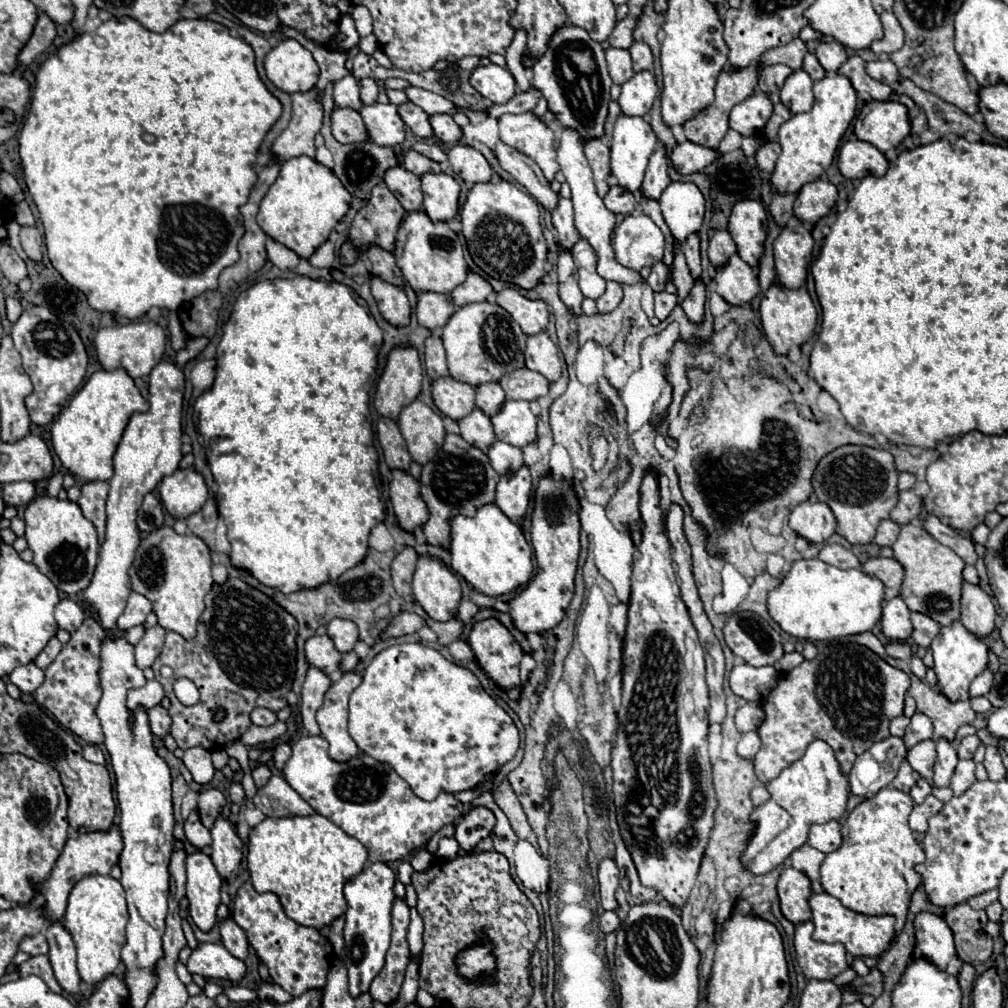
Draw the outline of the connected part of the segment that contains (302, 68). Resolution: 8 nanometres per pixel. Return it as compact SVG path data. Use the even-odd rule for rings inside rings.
M282 40L272 48L264 58L264 70L268 80L288 94L312 90L320 72L312 54L296 40Z

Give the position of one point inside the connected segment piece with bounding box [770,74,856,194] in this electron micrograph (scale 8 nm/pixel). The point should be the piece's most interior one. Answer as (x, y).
(809, 141)

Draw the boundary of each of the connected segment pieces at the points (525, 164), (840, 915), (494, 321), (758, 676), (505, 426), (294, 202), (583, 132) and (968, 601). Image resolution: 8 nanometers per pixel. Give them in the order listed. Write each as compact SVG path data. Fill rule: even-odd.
M502 140L496 142L494 146L494 154L500 162L500 166L520 184L524 186L530 196L534 196L534 200L538 204L542 204L546 210L556 210L558 204L558 194L550 188L550 182L544 178L542 170L538 168L538 164L528 158L526 154L506 146Z
M822 892L822 894L812 894L810 900L810 910L812 910L812 922L814 922L814 940L820 942L840 942L844 944L846 952L850 952L856 958L862 956L880 956L890 948L890 942L894 938L894 918L892 916L864 916L856 914L840 904L834 896Z
M476 302L458 308L442 328L442 342L446 348L450 376L472 386L498 382L504 374L524 366L526 334L504 308L490 302Z
M740 664L730 672L730 688L736 696L748 702L760 702L776 686L776 676L778 672L774 670L774 666L754 668L750 664Z
M506 400L490 420L502 442L522 448L536 440L536 416L526 400Z
M308 156L290 158L282 164L276 182L260 202L256 216L260 228L276 242L294 250L300 258L310 258L350 208L350 194L330 168Z
M564 24L556 28L548 40L548 48L532 64L532 86L542 92L548 102L548 110L556 116L562 128L576 128L580 142L588 142L604 136L604 122L610 104L612 80L606 70L606 60L600 42L592 40L584 28Z
M962 584L962 610L960 622L976 636L984 638L994 630L994 604L992 598L976 584Z

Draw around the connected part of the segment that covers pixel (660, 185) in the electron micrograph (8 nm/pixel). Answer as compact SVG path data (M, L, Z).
M656 148L656 152L650 156L650 164L640 188L640 194L648 200L658 200L664 192L664 188L668 188L670 178L668 178L668 158L664 148Z

